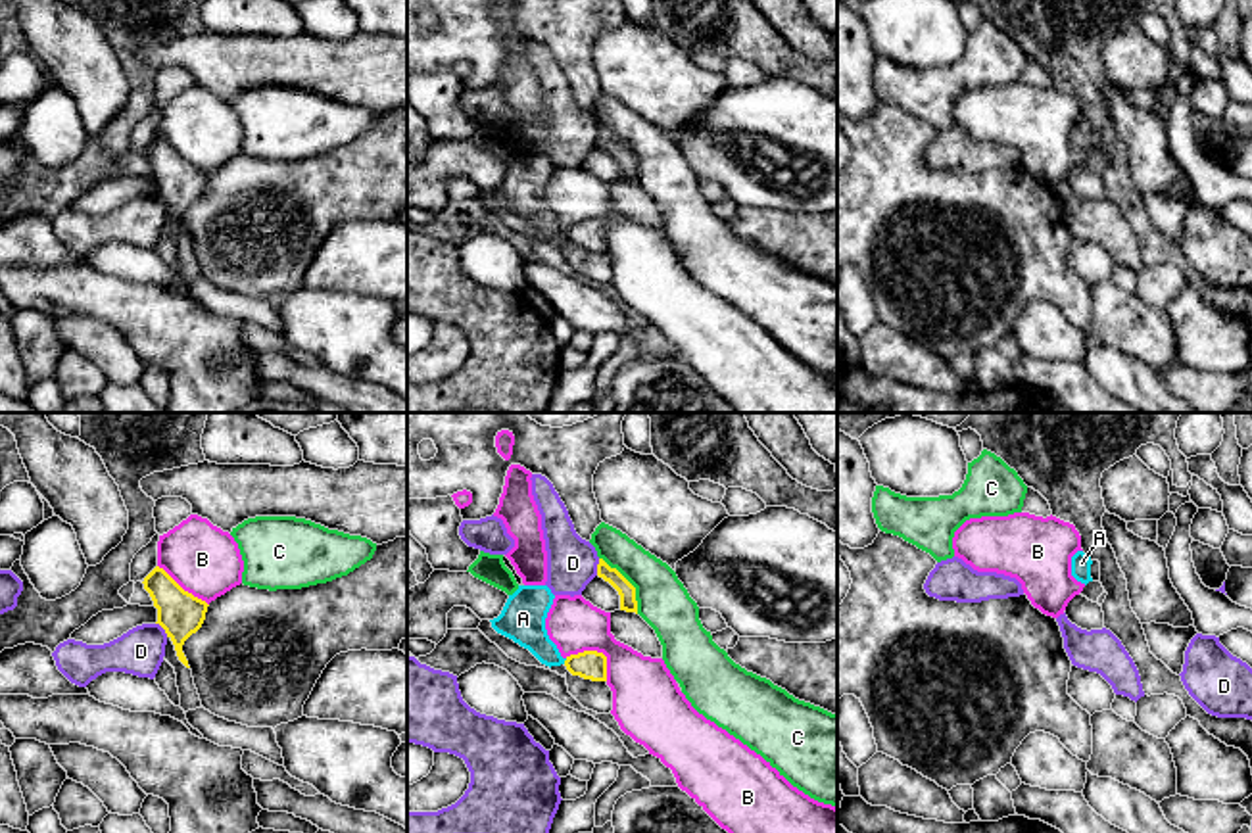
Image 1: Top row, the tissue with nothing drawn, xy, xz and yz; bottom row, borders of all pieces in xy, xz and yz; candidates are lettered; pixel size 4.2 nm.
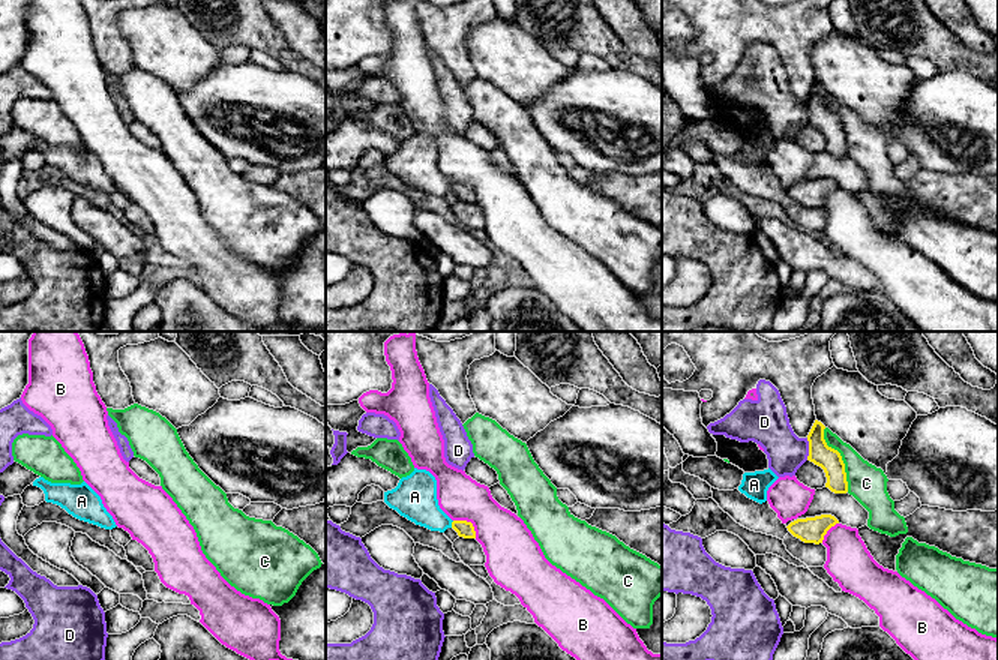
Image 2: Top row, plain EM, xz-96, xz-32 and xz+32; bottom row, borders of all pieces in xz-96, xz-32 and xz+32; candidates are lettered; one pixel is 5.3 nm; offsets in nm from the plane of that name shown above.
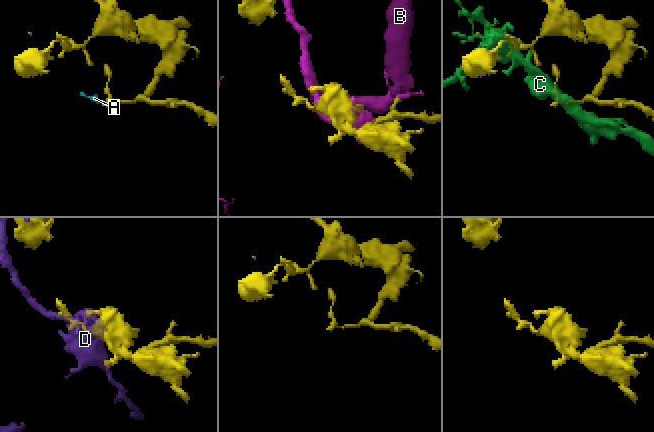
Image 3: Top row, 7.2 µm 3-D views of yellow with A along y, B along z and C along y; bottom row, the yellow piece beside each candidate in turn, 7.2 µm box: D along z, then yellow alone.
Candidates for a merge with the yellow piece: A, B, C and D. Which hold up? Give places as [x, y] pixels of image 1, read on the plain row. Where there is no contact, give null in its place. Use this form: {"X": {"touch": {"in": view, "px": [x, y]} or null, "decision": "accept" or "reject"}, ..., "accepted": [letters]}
{"A": {"touch": {"in": "xz", "px": [565, 231]}, "decision": "accept"}, "B": {"touch": {"in": "xz", "px": [596, 221]}, "decision": "reject"}, "C": {"touch": {"in": "xz", "px": [630, 154]}, "decision": "reject"}, "D": {"touch": {"in": "xz", "px": [598, 137]}, "decision": "reject"}, "accepted": ["A"]}

